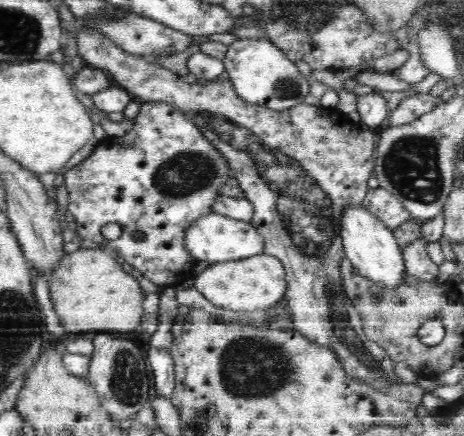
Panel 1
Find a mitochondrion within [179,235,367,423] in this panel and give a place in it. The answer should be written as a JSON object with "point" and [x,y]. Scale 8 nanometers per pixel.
{"point":[251,368]}

